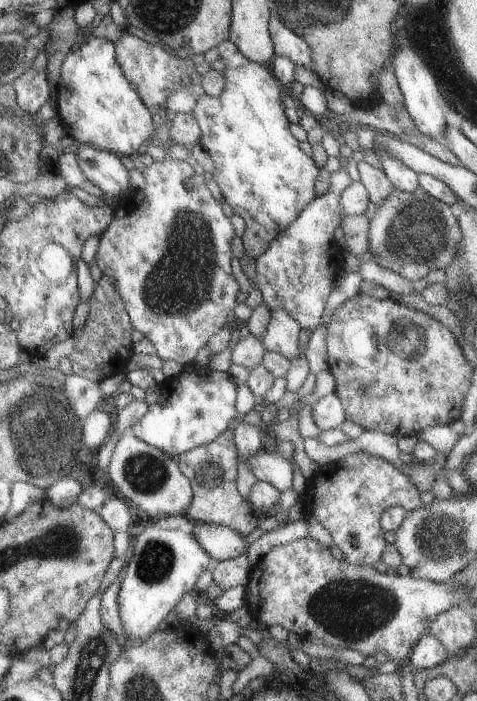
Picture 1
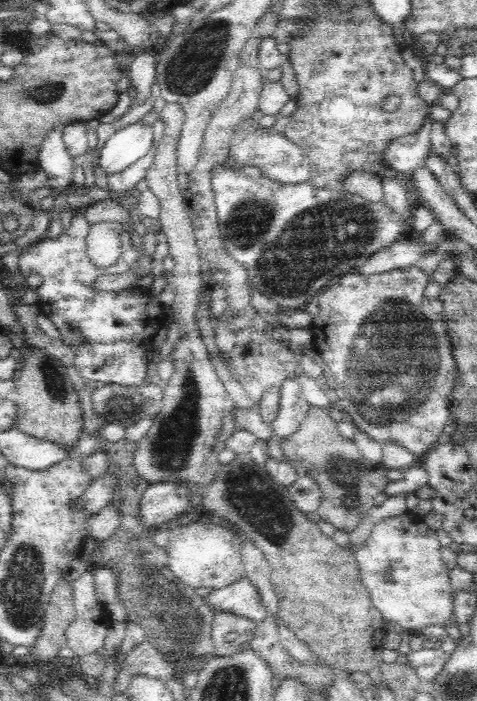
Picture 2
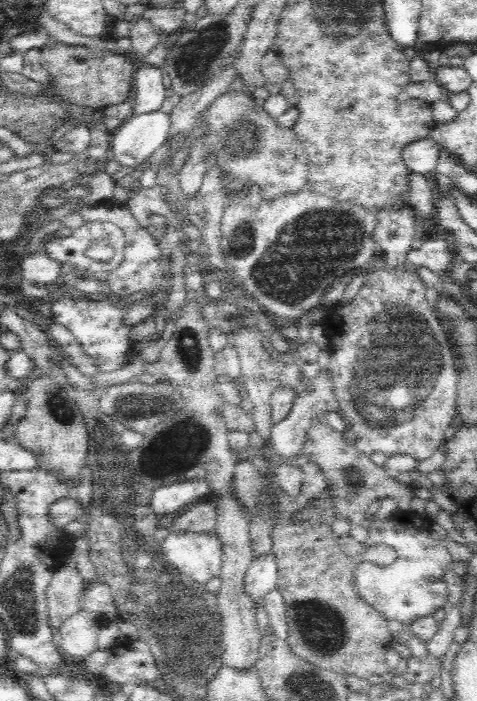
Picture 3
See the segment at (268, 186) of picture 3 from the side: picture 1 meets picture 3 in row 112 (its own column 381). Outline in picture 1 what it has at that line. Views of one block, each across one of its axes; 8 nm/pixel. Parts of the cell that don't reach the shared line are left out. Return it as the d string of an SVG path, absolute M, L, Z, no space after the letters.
M419 187L413 192L393 189L393 192L376 206L373 217L368 219L368 234L367 251L373 256L373 261L410 281L423 278L429 270L439 270L449 266L459 244L457 219L451 214L449 205L429 198Z

